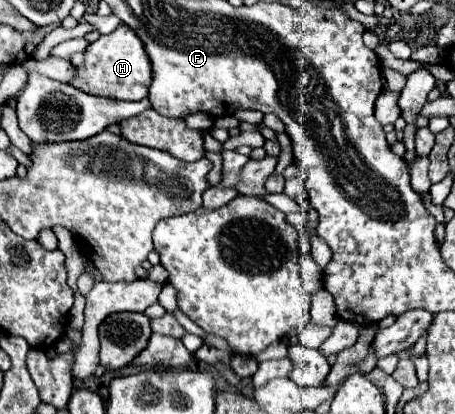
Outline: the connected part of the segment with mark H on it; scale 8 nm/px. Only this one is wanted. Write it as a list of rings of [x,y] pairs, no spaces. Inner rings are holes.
[[[123,23],[113,33],[101,35],[95,43],[87,47],[85,63],[77,69],[77,73],[79,77],[75,79],[75,85],[81,91],[125,101],[141,101],[143,97],[147,97],[149,85],[153,81],[153,67],[145,51],[145,43],[137,37],[135,31],[131,31],[131,27]]]

